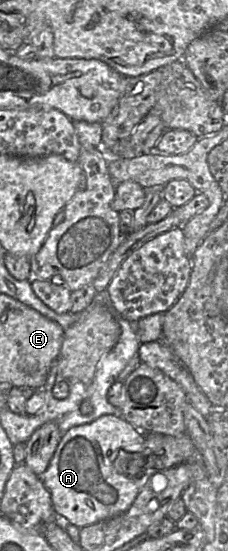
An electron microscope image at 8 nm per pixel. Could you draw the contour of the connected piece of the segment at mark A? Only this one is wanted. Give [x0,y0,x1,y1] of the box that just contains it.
[41,413,163,528]

